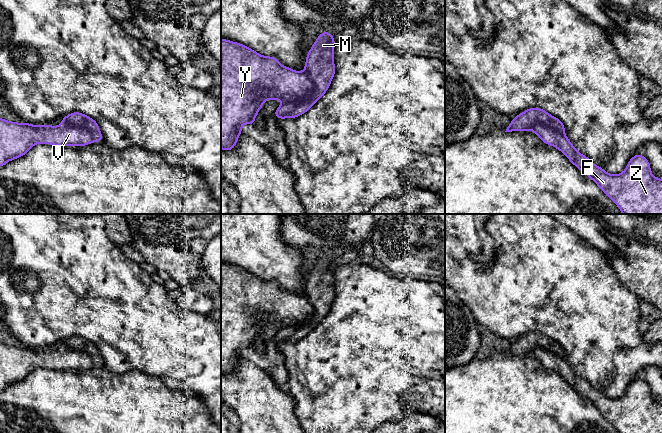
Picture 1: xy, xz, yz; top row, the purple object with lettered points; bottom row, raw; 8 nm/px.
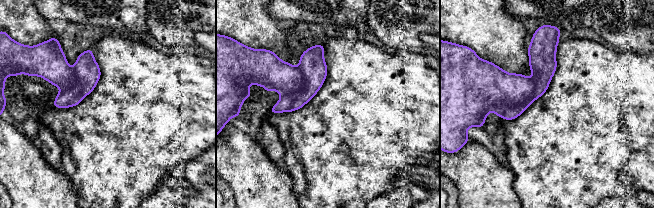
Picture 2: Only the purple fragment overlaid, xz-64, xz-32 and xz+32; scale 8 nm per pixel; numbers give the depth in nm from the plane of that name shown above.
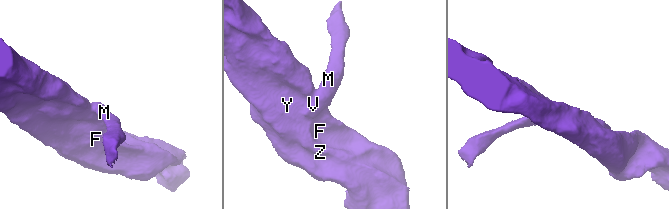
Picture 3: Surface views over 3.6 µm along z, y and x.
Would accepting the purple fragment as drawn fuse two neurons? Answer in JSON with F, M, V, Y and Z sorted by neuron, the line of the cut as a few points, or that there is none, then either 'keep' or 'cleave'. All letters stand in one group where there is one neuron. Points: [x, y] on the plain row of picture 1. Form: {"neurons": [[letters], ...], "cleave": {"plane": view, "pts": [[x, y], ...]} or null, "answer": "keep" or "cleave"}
{"neurons": [["F", "V", "Y", "Z"], ["M"]], "cleave": {"plane": "xz", "pts": [[305, 295], [312, 307], [312, 315], [298, 325], [283, 326]]}, "answer": "cleave"}

